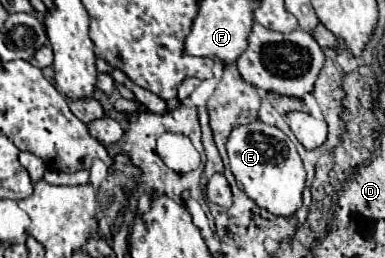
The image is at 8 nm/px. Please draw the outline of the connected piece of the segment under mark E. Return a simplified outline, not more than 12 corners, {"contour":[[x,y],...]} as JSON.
{"contour":[[260,119],[232,129],[230,169],[274,215],[302,205],[296,145]]}

